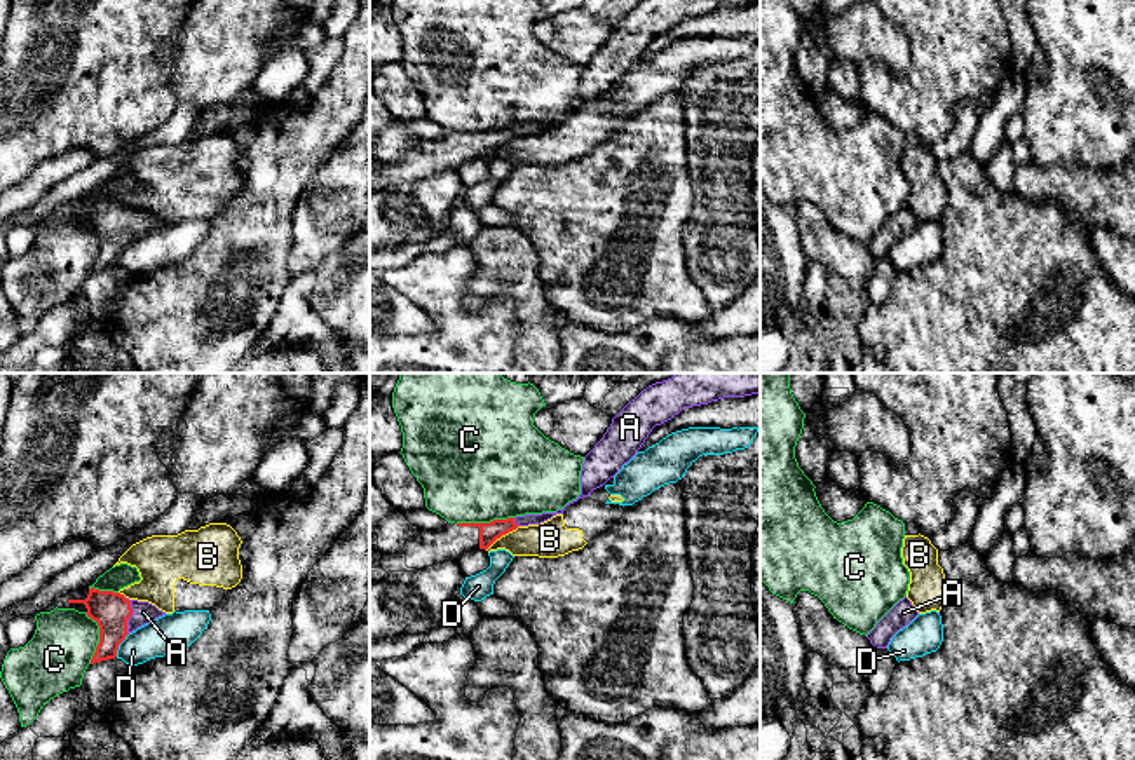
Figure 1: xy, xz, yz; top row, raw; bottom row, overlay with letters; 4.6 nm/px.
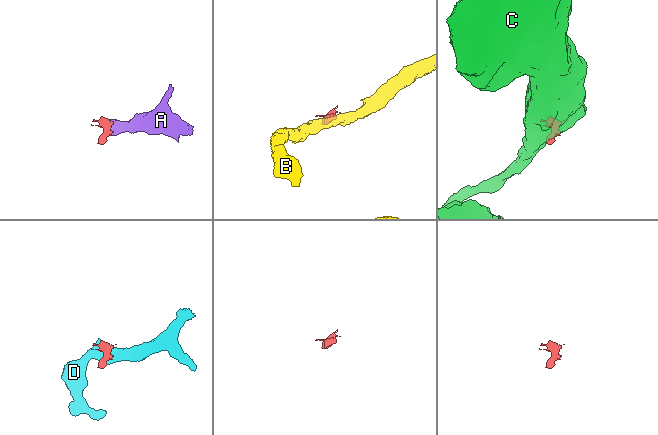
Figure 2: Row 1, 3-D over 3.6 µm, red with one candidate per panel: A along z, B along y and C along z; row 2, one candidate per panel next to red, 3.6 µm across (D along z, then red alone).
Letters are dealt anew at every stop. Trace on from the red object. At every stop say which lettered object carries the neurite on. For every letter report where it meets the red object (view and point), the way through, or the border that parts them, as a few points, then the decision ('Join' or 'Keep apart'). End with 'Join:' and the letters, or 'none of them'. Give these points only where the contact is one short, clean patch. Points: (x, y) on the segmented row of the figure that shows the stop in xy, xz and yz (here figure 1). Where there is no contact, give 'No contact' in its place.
A: Touches red at xy (131, 614). Path across: xy (110, 610), (131, 614), (143, 612). Join
B: Touches red at xz (501, 536). Boundary: xz (518, 525), (485, 549). Keep apart
C: Touches red at xz (483, 523). Keep apart
D: Touches red at xy (119, 644). Boundary: xy (129, 633), (115, 656). Keep apart
Join: A

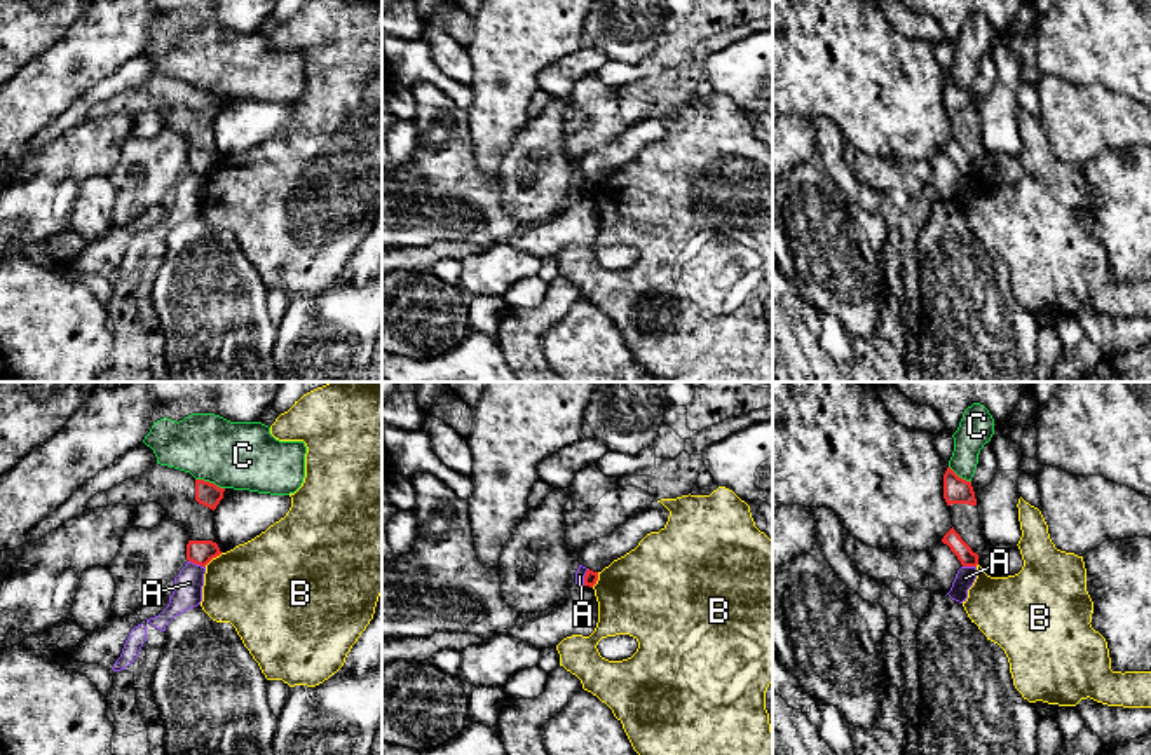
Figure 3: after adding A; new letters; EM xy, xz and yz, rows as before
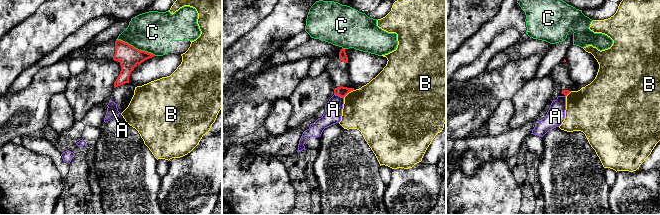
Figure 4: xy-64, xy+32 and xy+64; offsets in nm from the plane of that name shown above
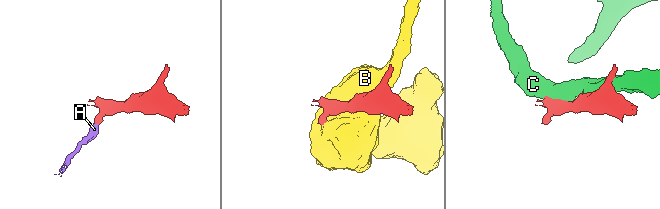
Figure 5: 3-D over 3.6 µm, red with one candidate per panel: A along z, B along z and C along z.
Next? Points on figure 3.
A: Touches red at xy (197, 564). Boundary: xy (189, 560), (204, 567). Keep apart
B: Touches red at xy (213, 557). Boundary: xy (222, 553), (204, 565). Keep apart
C: Touches red at xy (208, 482). Boundary: xy (196, 478), (213, 482), (224, 489). Keep apart
Join: none of them

